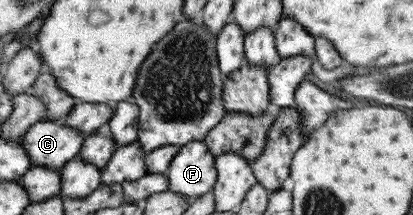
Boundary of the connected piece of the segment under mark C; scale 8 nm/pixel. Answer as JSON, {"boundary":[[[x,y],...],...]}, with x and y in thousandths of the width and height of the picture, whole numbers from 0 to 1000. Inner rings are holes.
{"boundary":[[[102,553],[68,591],[48,674],[77,772],[143,800],[155,758],[189,730],[201,642],[165,581]]]}

